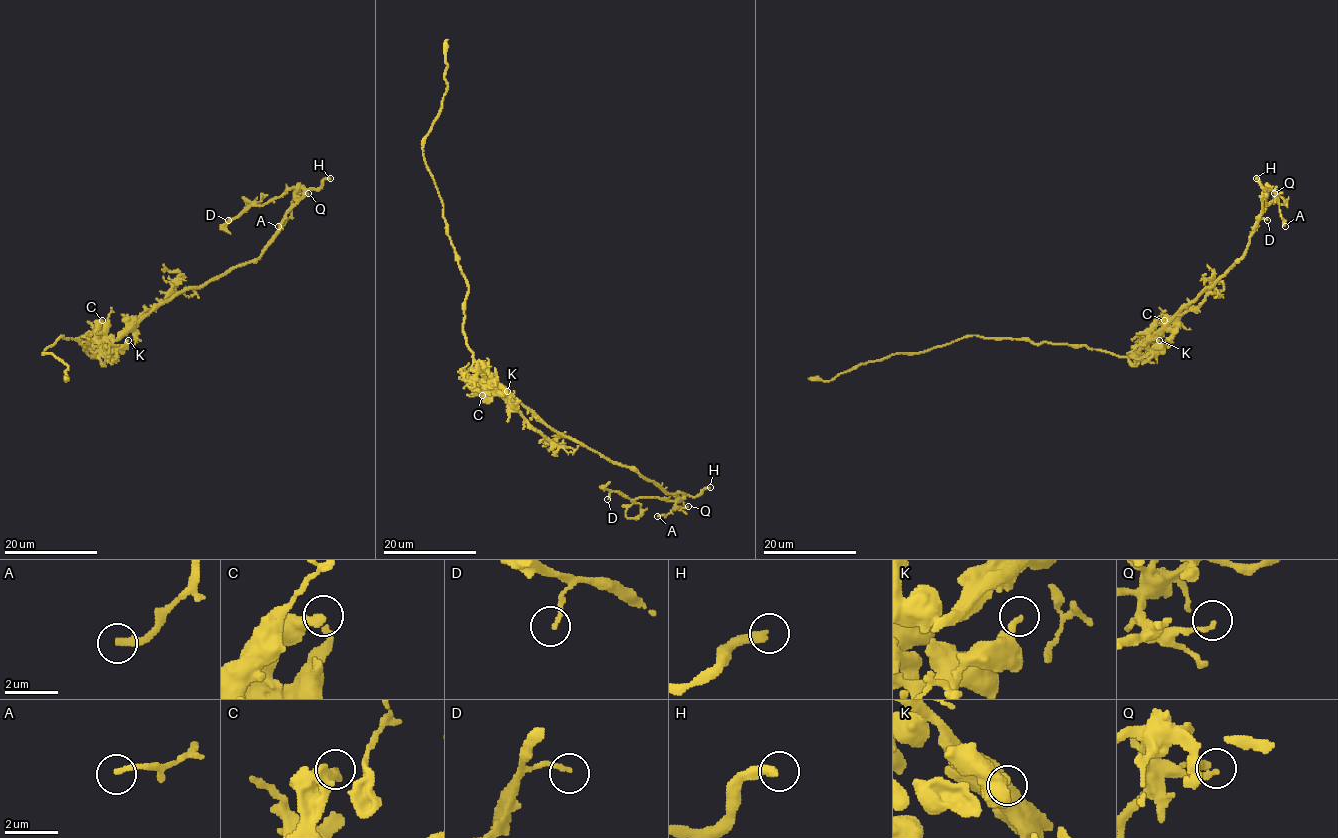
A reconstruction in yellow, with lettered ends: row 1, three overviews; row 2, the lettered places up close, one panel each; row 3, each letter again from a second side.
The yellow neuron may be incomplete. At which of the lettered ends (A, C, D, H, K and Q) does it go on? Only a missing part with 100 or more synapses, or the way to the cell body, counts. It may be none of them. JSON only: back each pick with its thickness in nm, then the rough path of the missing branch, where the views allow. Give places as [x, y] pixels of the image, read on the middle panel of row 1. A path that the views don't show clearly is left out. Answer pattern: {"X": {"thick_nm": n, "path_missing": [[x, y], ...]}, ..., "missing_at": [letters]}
{"H": {"thick_nm": 360}, "missing_at": ["H"]}

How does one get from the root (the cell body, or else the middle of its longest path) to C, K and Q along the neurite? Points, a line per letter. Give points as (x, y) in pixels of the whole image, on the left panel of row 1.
C: (110, 343), (103, 346), (96, 340), (96, 328), (102, 320)
K: (110, 343), (102, 351), (108, 359), (128, 340)
Q: (110, 343), (176, 294), (256, 259), (295, 202), (297, 190), (308, 193)

